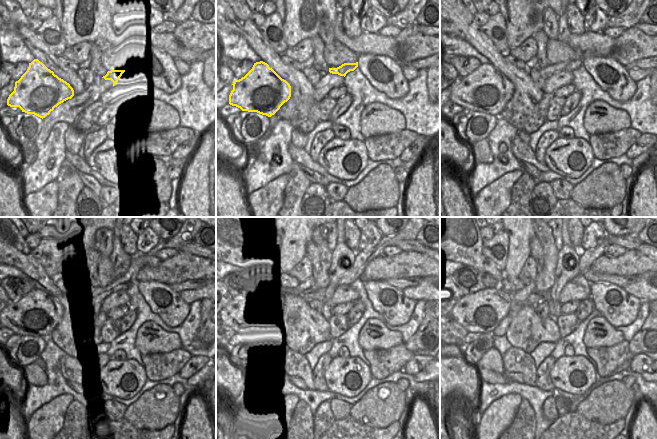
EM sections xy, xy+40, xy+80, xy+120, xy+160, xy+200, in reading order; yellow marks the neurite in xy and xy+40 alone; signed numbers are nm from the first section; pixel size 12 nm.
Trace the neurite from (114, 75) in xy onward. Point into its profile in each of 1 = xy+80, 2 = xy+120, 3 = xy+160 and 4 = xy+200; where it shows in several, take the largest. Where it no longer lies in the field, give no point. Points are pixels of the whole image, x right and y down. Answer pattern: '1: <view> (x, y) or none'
1: xy+80 (571, 65)
2: xy+120 (100, 294)
3: xy+160 (319, 294)
4: xy+200 (535, 297)

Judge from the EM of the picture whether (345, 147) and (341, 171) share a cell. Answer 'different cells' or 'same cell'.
same cell

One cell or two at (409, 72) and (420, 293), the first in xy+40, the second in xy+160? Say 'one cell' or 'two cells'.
one cell

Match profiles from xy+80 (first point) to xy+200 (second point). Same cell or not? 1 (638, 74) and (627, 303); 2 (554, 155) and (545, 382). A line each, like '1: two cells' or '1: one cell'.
1: two cells
2: two cells

